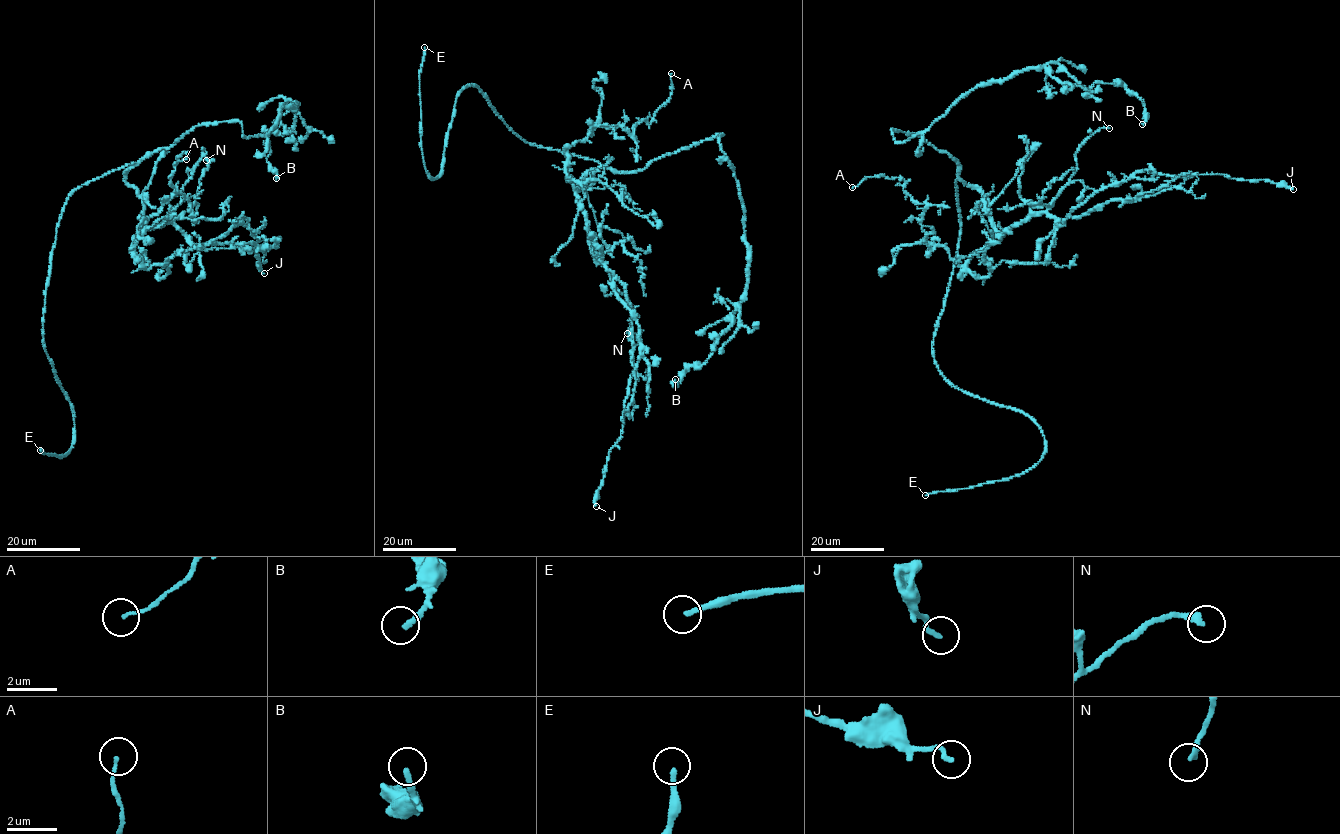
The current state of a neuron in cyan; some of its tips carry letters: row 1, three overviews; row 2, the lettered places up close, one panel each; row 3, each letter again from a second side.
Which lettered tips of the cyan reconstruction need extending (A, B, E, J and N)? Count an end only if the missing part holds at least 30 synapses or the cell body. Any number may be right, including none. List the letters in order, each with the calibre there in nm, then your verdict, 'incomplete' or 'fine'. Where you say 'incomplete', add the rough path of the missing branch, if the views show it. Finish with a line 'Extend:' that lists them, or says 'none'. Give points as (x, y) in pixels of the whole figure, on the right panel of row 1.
A: calibre 110 nm; fine
B: calibre 200 nm; fine
E: calibre 200 nm; incomplete; course (925, 495), (883, 516), (869, 534), (876, 542), (889, 542)
J: calibre 180 nm; fine
N: calibre 240 nm; fine
Extend: E

